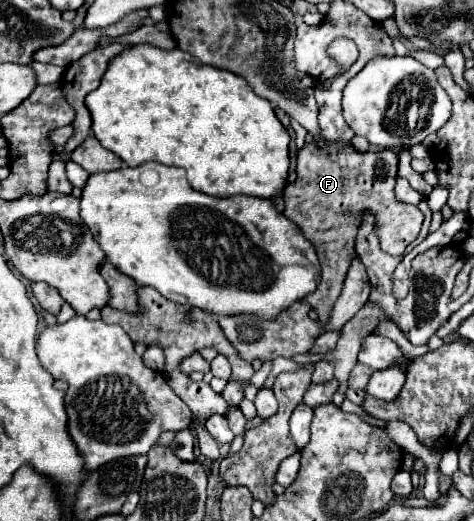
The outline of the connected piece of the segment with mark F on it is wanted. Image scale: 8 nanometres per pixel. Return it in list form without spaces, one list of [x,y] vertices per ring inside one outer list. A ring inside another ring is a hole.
[[[325,140],[321,146],[317,142],[311,142],[299,150],[297,180],[285,188],[283,200],[285,200],[285,216],[301,228],[301,232],[305,234],[305,238],[309,238],[309,242],[313,242],[321,258],[321,282],[313,294],[303,298],[303,302],[309,302],[311,308],[317,310],[321,326],[325,326],[325,322],[329,320],[333,302],[341,294],[347,270],[355,258],[355,236],[357,228],[363,222],[363,212],[371,212],[375,216],[377,238],[381,242],[383,252],[389,252],[391,256],[401,256],[405,252],[405,246],[417,238],[423,224],[423,214],[419,208],[411,208],[395,200],[393,194],[395,178],[397,178],[397,154],[393,154],[391,150],[357,152],[351,142],[335,142],[335,140]]]

